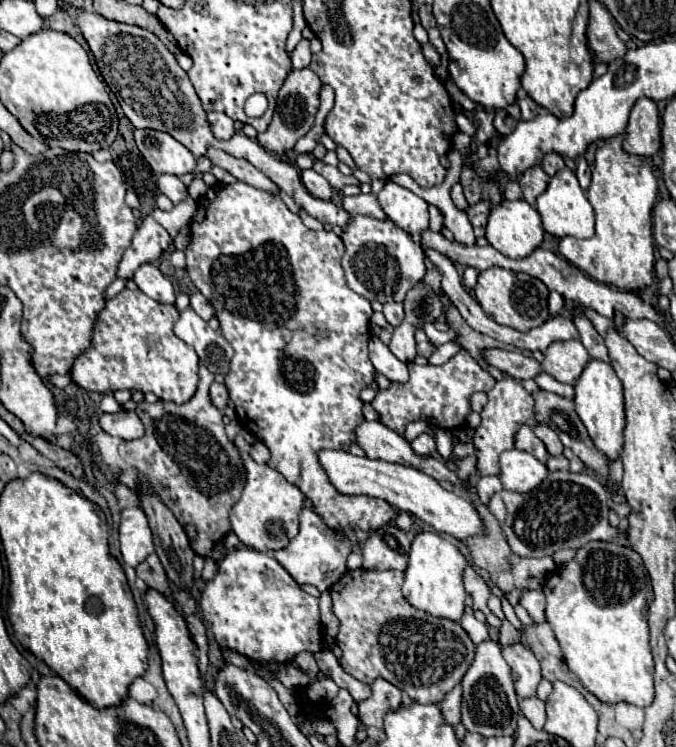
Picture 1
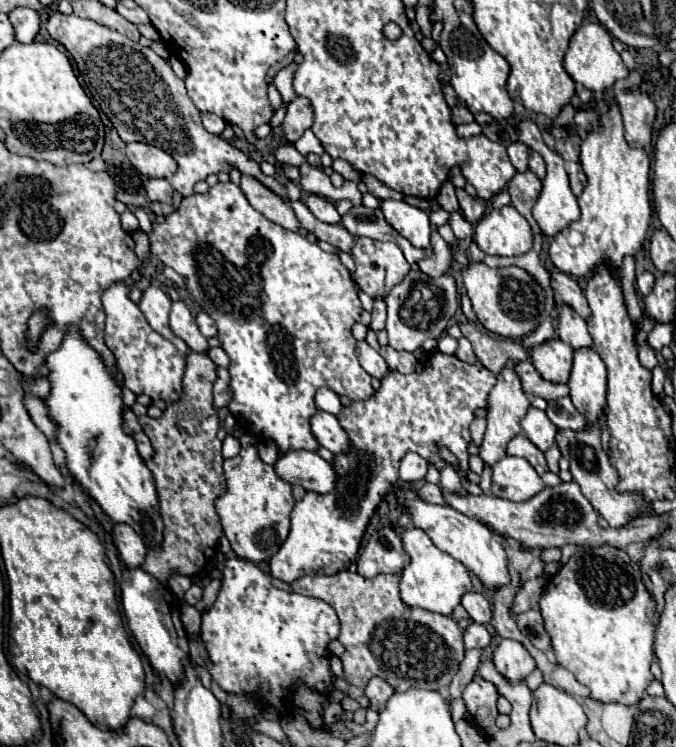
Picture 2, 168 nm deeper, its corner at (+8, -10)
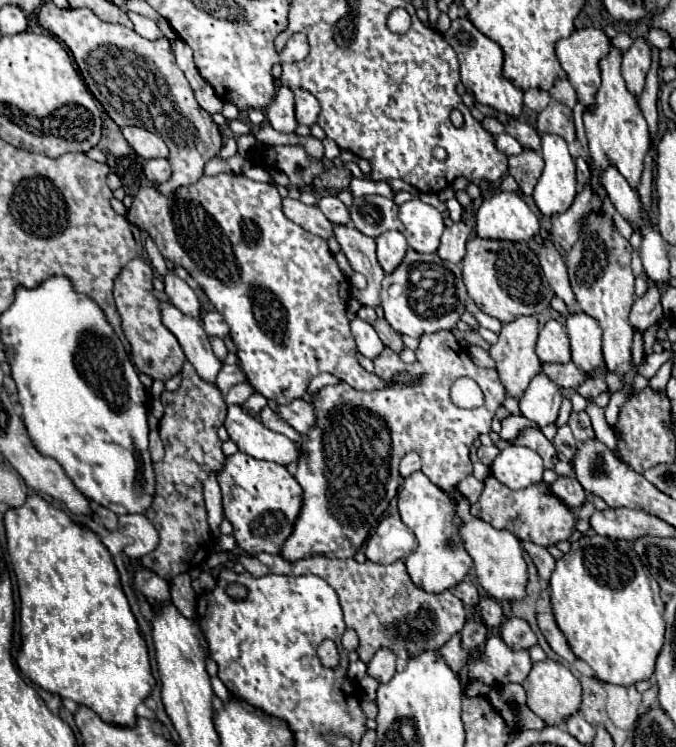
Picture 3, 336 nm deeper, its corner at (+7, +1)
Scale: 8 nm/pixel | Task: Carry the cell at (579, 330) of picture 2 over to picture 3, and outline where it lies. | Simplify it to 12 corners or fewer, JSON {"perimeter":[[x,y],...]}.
{"perimeter":[[551,241],[543,243],[539,263],[555,295],[573,311],[575,297],[567,265]]}

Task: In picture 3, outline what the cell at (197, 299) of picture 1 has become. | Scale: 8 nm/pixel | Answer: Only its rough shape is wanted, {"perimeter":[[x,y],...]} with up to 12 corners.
{"perimeter":[[211,311],[203,317],[203,327],[211,337],[229,335],[229,325],[221,313]]}

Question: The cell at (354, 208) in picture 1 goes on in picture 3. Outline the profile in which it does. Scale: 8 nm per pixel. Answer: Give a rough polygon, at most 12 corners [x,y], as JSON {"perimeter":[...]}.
{"perimeter":[[381,195],[355,197],[353,225],[369,237],[405,230],[395,203]]}

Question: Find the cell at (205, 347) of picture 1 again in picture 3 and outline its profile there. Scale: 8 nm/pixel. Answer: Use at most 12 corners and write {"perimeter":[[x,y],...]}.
{"perimeter":[[173,269],[163,277],[165,293],[181,313],[199,319],[193,289]]}

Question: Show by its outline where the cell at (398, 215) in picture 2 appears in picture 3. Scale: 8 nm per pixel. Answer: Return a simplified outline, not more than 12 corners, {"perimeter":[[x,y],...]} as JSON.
{"perimeter":[[411,199],[399,207],[405,239],[417,253],[435,253],[443,215]]}

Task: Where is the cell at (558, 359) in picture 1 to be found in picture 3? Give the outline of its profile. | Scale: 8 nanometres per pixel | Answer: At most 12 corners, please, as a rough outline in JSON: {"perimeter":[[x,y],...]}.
{"perimeter":[[547,321],[537,341],[541,363],[571,361],[567,329]]}

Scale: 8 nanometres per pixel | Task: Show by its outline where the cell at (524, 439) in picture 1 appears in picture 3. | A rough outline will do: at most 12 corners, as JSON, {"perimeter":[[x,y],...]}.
{"perimeter":[[527,427],[515,443],[537,451],[545,469],[557,463],[553,443],[541,433],[541,429]]}

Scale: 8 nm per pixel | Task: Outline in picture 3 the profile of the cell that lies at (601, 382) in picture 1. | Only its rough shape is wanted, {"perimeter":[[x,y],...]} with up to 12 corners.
{"perimeter":[[565,315],[573,363],[593,373],[603,363],[599,321]]}

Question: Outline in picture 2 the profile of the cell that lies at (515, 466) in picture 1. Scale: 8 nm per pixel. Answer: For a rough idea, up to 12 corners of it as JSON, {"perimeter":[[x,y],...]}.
{"perimeter":[[516,456],[492,466],[492,494],[530,500],[544,488]]}

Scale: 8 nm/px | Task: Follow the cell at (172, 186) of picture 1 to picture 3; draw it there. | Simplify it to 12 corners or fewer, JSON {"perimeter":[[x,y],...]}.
{"perimeter":[[149,159],[143,171],[155,185],[171,177],[167,159]]}

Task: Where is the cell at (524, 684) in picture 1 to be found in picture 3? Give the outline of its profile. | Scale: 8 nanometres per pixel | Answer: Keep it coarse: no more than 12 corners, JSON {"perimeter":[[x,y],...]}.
{"perimeter":[[511,617],[501,625],[501,637],[513,649],[537,643],[529,623]]}

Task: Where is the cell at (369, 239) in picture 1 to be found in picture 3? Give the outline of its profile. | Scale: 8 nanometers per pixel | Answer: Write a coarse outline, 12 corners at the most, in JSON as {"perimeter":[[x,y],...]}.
{"perimeter":[[399,231],[377,237],[377,257],[385,273],[403,261],[407,241]]}

